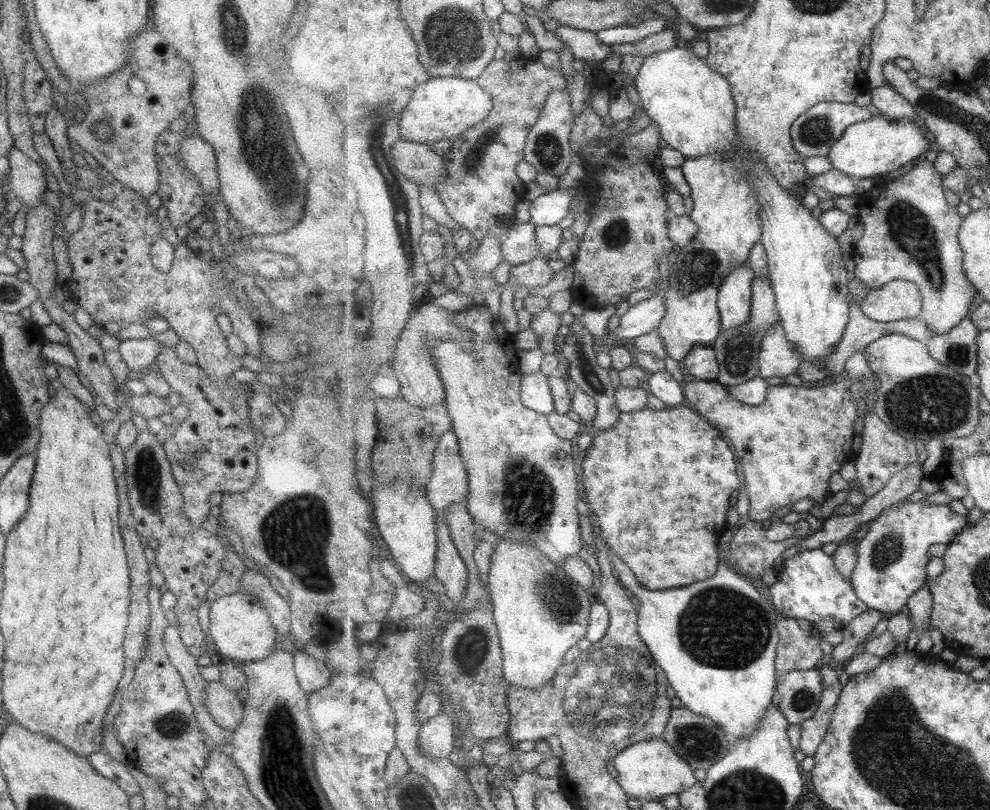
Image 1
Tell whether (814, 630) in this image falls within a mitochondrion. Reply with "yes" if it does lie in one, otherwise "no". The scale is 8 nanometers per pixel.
no

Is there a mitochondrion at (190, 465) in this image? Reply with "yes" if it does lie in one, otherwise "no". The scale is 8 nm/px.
yes

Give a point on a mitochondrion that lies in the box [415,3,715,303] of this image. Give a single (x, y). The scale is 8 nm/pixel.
(460, 42)

